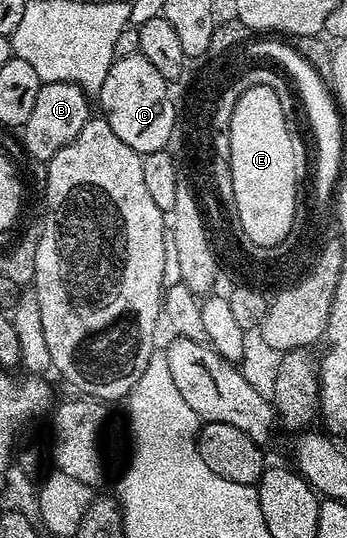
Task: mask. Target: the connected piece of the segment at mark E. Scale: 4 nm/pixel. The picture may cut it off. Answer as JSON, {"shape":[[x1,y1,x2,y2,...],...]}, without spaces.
{"shape":[[268,82,247,89,237,101,227,128,229,178,235,193,240,224,259,241,281,239,291,217,291,192,303,183,301,151,289,132,285,107]]}

